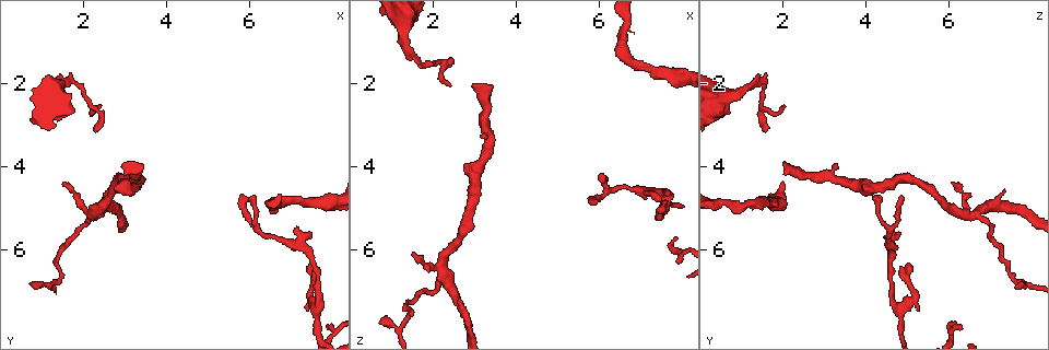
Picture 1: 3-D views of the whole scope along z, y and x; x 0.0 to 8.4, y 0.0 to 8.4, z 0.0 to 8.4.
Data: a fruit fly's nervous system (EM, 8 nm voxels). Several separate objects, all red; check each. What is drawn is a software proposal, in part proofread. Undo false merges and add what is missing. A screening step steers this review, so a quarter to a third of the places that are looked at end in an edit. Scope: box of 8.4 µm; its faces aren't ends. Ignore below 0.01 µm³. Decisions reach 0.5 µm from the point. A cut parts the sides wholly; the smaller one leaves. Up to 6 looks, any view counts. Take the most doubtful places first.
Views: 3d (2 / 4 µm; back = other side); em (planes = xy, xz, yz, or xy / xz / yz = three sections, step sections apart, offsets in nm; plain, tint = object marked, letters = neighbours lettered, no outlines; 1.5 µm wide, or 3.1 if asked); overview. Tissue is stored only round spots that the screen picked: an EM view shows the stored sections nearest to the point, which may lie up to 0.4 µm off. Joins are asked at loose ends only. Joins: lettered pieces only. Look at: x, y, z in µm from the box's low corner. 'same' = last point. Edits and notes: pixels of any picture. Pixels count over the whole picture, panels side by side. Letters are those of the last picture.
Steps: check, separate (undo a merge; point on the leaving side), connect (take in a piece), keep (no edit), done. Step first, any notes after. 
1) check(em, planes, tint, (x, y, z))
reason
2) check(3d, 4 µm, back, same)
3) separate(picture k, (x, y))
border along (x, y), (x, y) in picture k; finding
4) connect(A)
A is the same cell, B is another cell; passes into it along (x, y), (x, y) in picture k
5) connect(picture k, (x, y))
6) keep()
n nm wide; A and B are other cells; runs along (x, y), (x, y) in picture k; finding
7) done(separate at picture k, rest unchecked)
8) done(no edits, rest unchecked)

check(3d, 2 µm, (2.90, 3.95, 2.05))
free end

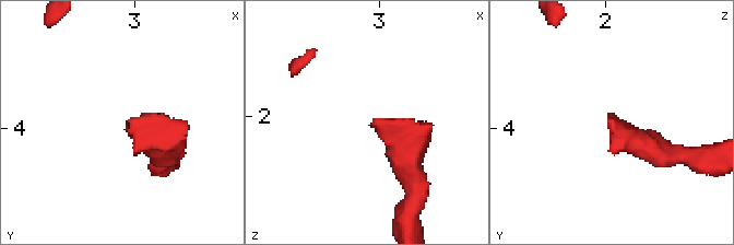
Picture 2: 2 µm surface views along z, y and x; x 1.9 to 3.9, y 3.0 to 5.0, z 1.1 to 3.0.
check(em, xz, step 4, tint, (2.96, 3.92, 2.04))
need the tissue

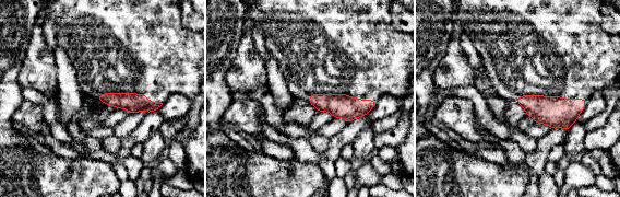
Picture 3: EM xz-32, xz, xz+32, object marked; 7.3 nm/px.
check(em, planes, letters, same)
cut it another way

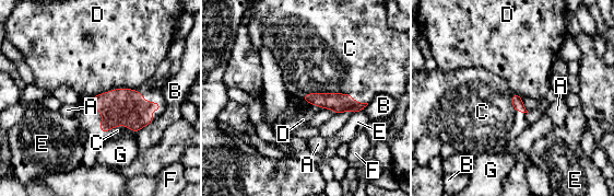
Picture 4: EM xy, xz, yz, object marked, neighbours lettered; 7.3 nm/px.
connect(C)
C is the same cell, A, B, D, E, F and G are other cells; passes into it along (340, 103), (335, 93), (332, 59) in picture 4; it goes on there

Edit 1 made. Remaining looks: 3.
check(overview)
redraw

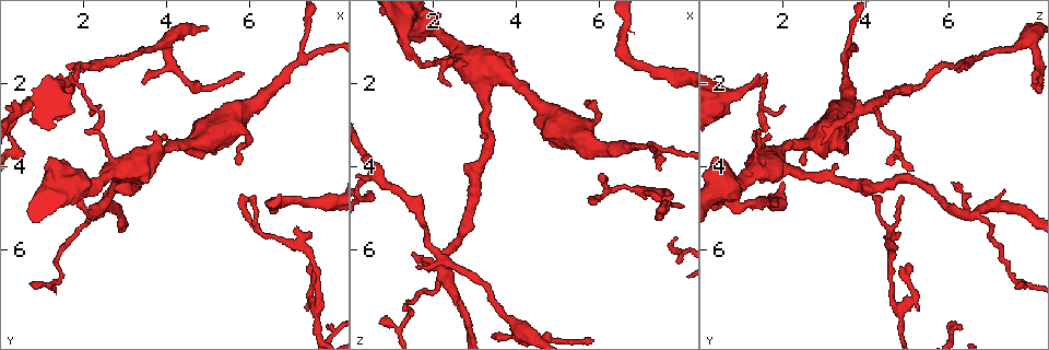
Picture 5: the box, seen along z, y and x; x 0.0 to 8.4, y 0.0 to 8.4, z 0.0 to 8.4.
check(em, planes, tint, (7.55, 4.90, 1.70))

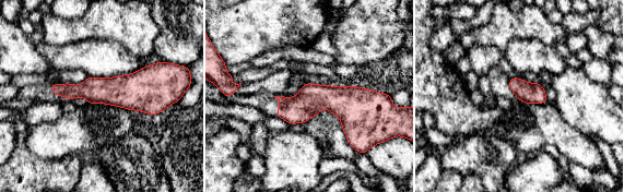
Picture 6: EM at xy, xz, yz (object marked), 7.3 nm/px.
check(em, planes, letters, same)
what lies round it

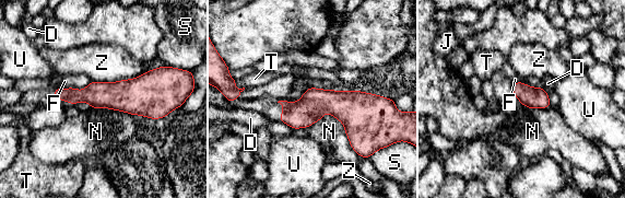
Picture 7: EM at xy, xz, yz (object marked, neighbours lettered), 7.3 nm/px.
keep()
220 nm wide; D, F, J, N, S, T, U and Z are other cells; border along (305, 127), (331, 114), (361, 158) in picture 7; all the same neuron

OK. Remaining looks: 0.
done(connect at picture 4, rest unchecked)

